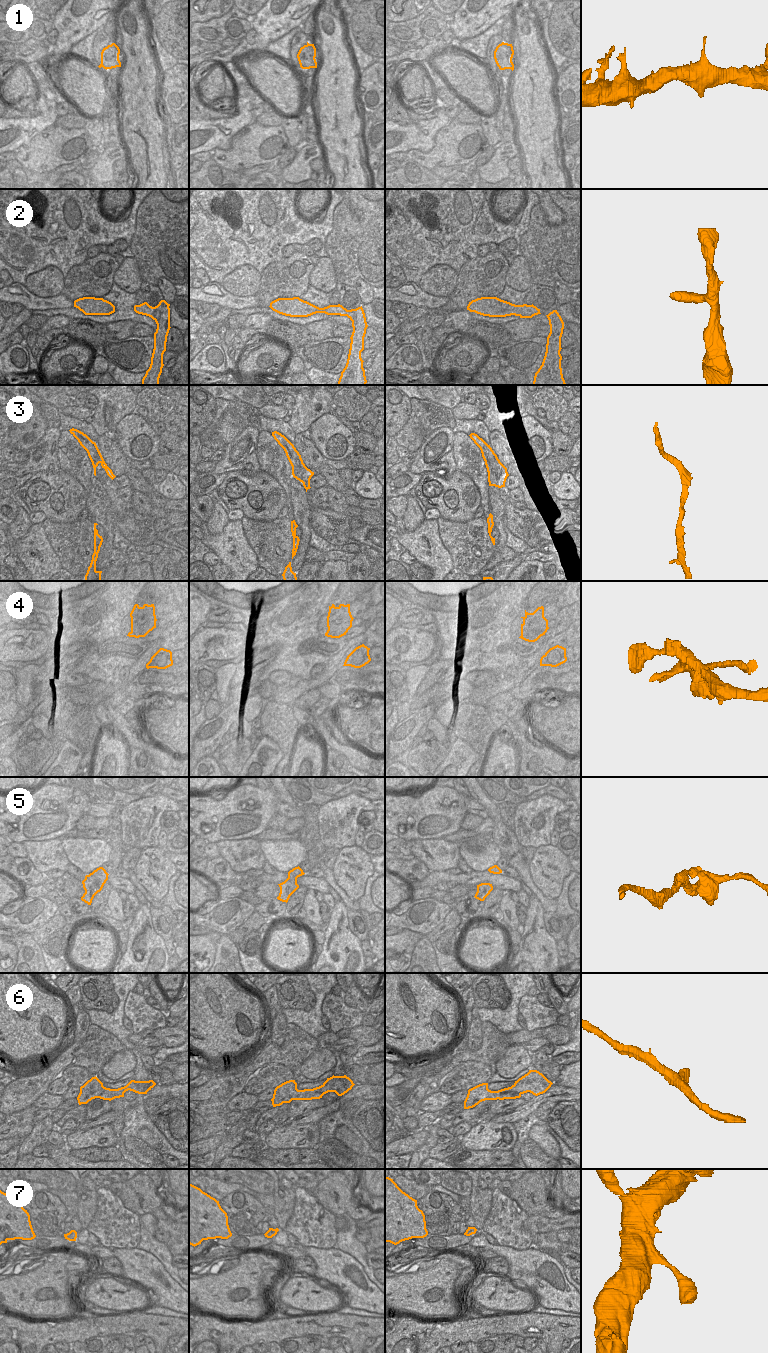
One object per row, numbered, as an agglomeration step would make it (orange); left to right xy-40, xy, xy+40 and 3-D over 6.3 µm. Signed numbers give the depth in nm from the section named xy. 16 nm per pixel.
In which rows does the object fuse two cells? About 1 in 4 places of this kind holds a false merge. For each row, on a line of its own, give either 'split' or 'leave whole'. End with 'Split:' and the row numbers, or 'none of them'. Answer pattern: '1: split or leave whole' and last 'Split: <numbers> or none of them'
1: leave whole
2: leave whole
3: leave whole
4: split
5: split
6: leave whole
7: leave whole
Split: 4, 5

